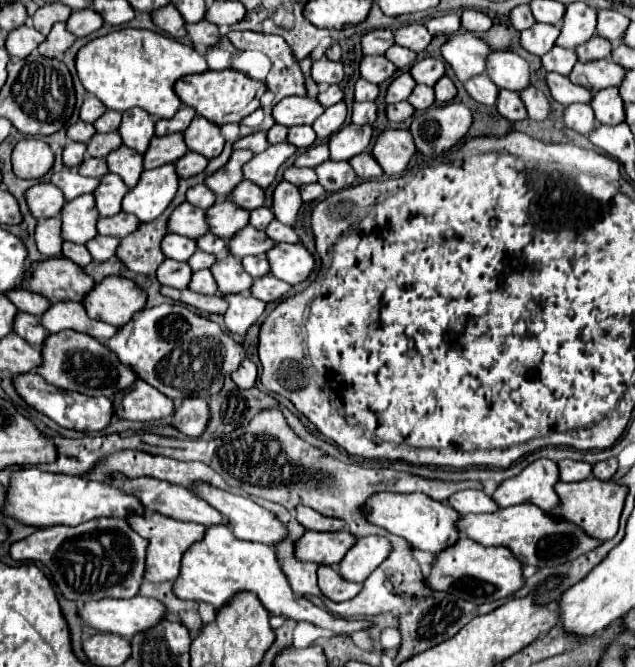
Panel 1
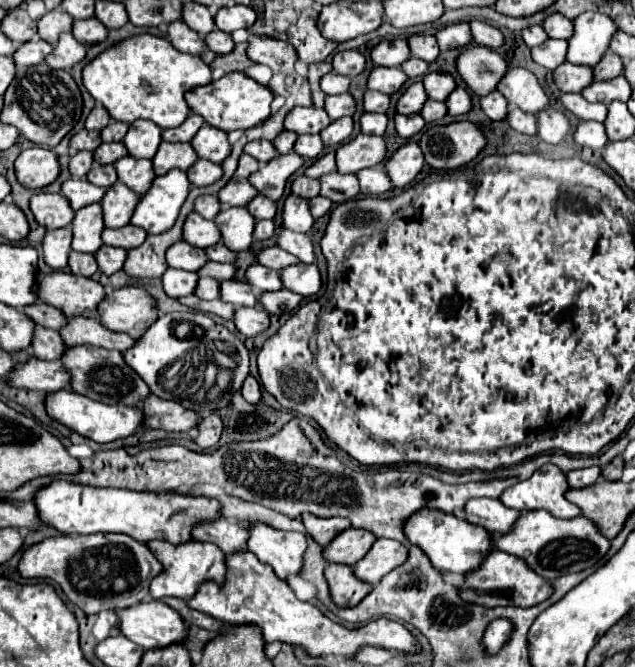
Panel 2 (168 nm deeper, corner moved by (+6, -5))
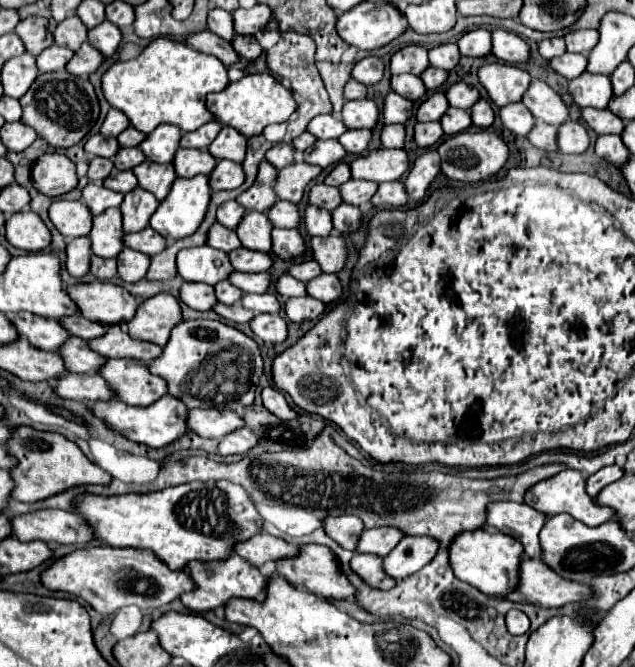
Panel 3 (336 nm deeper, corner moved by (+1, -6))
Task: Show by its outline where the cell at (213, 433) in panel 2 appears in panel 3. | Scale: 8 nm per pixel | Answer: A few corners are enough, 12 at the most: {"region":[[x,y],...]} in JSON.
{"region":[[247,427],[219,441],[221,455],[243,455],[259,437]]}

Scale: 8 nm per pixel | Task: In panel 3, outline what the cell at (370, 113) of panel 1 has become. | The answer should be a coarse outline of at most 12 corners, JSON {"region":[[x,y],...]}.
{"region":[[385,125],[381,143],[385,149],[405,147],[405,127]]}

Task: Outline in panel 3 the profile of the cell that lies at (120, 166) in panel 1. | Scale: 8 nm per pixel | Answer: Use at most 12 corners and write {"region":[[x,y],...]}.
{"region":[[143,161],[133,173],[139,187],[161,201],[177,179],[171,163]]}

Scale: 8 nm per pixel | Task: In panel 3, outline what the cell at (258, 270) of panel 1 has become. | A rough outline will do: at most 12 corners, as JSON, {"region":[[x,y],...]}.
{"region":[[281,275],[275,287],[285,299],[307,295],[307,285]]}

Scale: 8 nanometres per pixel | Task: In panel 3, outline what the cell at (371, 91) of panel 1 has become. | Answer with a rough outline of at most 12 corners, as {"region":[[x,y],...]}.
{"region":[[389,93],[383,109],[385,123],[405,125],[413,101]]}

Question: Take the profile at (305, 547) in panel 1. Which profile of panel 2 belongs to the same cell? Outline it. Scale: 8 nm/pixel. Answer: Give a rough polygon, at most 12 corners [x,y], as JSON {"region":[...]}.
{"region":[[348,528],[324,546],[326,562],[354,566],[376,538]]}

